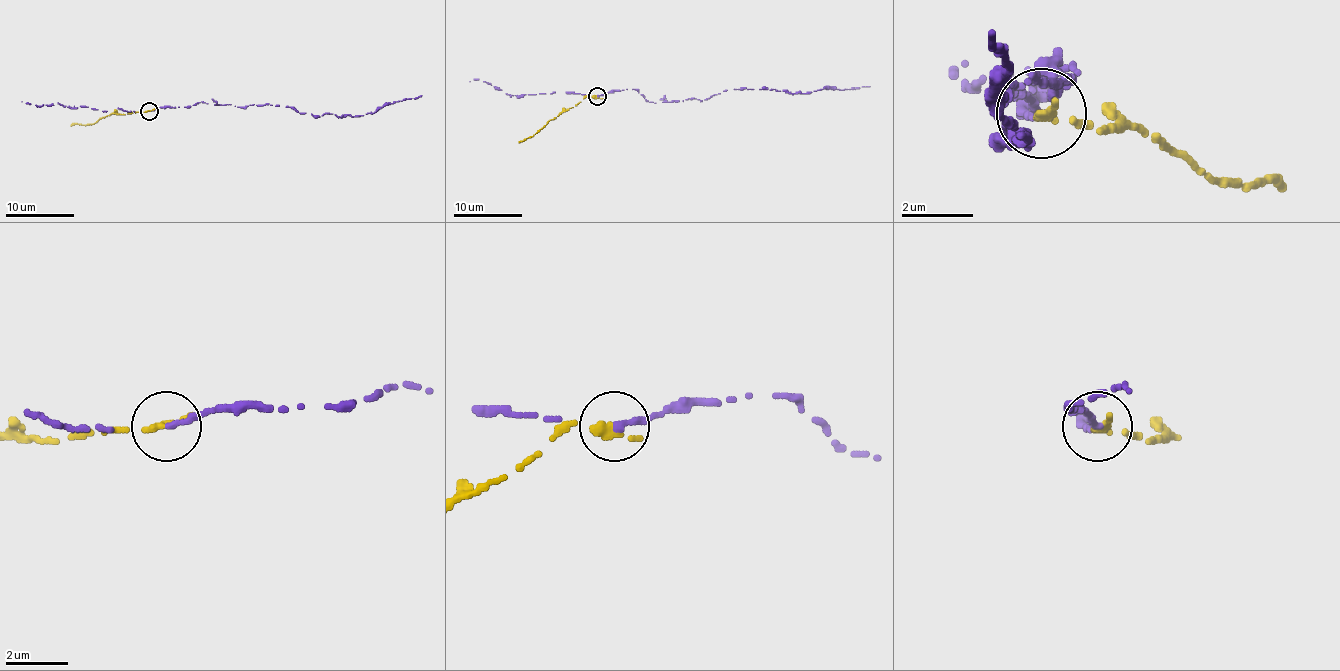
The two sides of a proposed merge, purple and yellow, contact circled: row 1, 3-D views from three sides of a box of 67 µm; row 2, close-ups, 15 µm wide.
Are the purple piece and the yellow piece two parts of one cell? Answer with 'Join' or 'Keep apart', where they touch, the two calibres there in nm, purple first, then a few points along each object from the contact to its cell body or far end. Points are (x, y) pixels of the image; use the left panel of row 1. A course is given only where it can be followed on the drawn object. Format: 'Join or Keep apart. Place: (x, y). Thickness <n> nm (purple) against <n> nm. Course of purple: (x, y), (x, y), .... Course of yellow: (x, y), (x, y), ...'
Keep apart. Place: (149, 111). Thickness 200 nm (purple) against 300 nm. Course of purple: (149, 111), (213, 99), (237, 106), (292, 106), (299, 113), (320, 117), (326, 113), (359, 117), (421, 96). Course of yellow: (148, 111), (115, 113), (94, 123), (70, 125)

